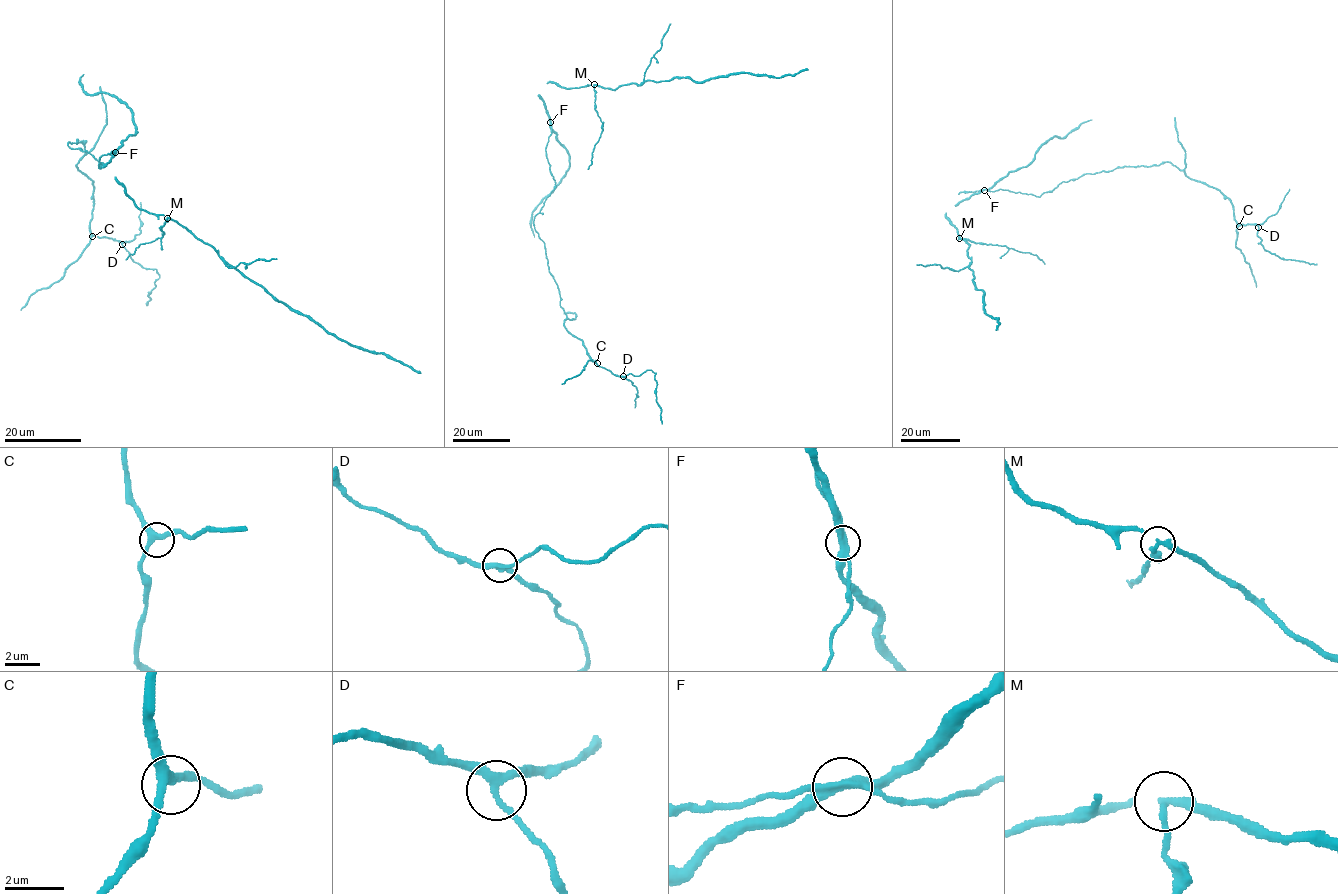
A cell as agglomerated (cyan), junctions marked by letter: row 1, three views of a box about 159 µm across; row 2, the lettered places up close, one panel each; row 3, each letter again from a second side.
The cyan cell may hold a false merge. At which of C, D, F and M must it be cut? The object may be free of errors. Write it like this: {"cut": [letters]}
{"cut": ["M"]}

